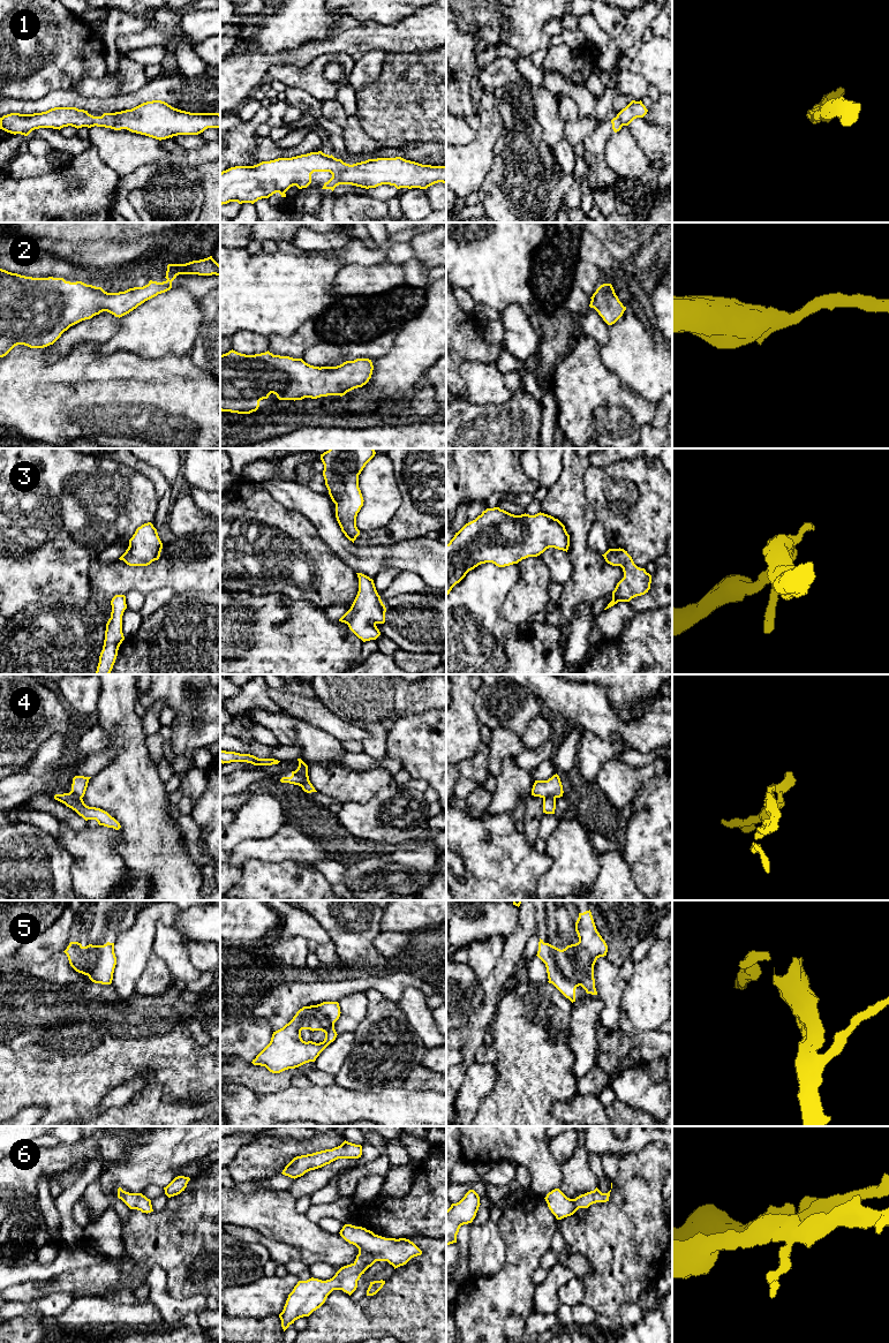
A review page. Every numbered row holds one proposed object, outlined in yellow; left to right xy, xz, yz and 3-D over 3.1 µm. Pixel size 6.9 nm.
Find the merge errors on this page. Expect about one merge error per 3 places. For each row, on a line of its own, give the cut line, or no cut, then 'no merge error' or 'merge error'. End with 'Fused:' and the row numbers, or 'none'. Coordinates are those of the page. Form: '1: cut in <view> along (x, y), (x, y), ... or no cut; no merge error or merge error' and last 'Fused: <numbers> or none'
1: no cut; no merge error
2: no cut; no merge error
3: no cut; no merge error
4: cut in xz along (295, 770), (302, 778), (300, 785); merge error
5: no cut; no merge error
6: no cut; no merge error
Fused: 4

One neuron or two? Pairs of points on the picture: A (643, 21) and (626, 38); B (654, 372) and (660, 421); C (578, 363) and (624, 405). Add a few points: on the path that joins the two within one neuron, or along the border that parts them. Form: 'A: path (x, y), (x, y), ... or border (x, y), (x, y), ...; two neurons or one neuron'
A: path (639, 25), (631, 34); one neuron
B: border (660, 400), (655, 405); two neurons
C: path (589, 375), (612, 398); one neuron

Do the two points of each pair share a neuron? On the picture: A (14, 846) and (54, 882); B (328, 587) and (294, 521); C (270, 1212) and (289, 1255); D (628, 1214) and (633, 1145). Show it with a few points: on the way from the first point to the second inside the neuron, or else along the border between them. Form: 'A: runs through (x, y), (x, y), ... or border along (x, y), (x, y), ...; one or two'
A: runs through (24, 857), (44, 876); one
B: runs through (317, 571), (317, 560), (300, 537); one
C: border along (257, 1231), (293, 1245), (299, 1251), (301, 1259); two
D: border along (657, 1140), (646, 1144), (637, 1152), (619, 1156); two

